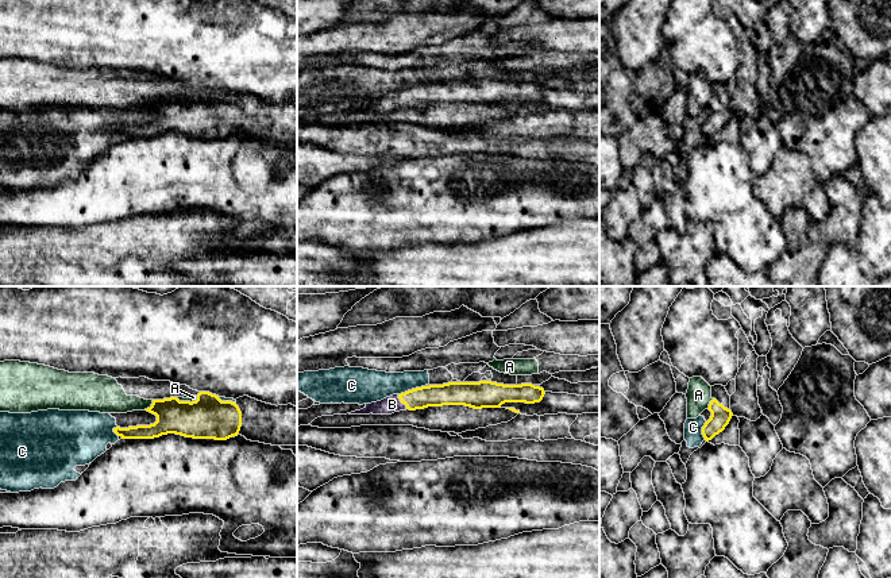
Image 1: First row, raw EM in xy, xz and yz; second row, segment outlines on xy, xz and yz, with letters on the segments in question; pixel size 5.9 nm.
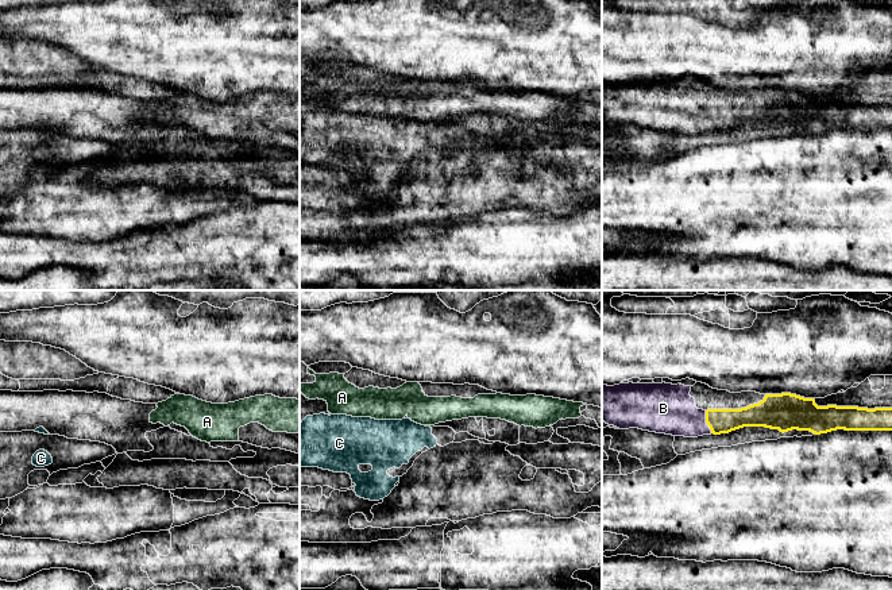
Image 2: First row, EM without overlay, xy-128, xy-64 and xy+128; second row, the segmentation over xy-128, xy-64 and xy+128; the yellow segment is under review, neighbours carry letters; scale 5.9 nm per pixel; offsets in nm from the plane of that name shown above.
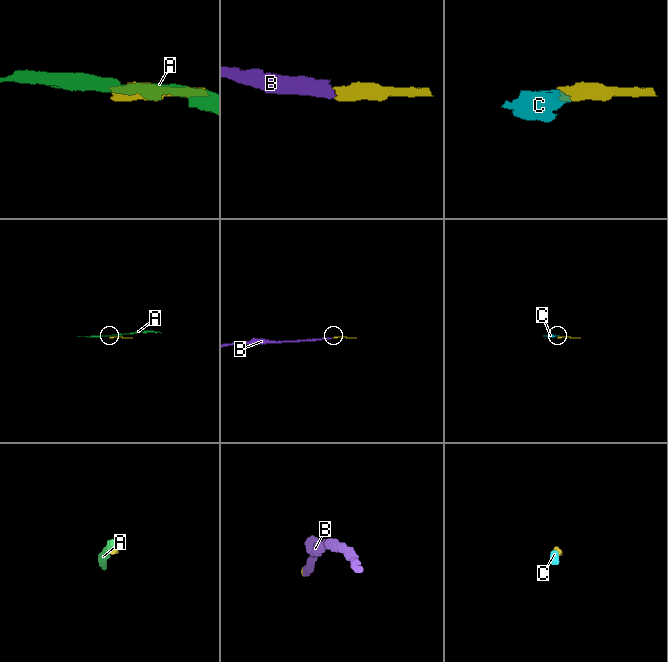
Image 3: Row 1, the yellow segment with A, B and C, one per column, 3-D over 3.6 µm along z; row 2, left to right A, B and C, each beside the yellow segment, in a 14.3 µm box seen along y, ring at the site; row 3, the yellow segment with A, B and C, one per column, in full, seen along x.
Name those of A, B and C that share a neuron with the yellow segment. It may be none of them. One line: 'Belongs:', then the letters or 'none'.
Belongs: B

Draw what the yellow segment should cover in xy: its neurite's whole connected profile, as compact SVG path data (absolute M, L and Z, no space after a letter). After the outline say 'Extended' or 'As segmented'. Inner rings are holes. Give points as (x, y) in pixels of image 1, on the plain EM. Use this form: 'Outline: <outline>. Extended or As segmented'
Outline: M200 89L196 99L180 99L177 95L153 97L150 105L144 107L157 113L157 119L150 123L136 123L128 126L113 126L113 130L122 136L154 136L167 131L176 131L193 136L215 136L227 138L232 134L242 132L247 138L259 139L271 143L297 143L297 104L288 103L271 103L248 93L243 93L232 99L221 99L219 93L209 89Z. Extended

